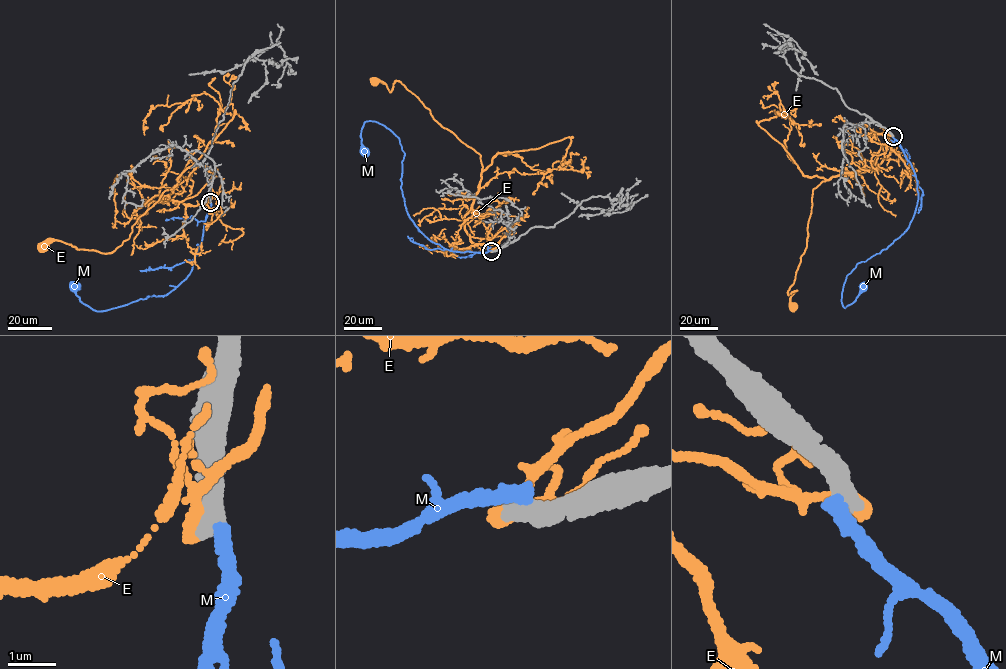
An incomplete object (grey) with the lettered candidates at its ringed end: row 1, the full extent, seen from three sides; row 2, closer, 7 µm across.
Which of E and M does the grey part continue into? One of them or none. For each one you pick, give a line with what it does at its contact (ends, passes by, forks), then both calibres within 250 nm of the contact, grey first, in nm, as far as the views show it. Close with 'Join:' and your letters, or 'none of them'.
Join: none of them

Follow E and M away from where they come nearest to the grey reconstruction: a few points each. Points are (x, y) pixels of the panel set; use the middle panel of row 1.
E: (492, 251), (499, 242), (476, 244), (464, 224), (480, 155), (397, 80), (390, 92), (374, 82)
M: (492, 251), (449, 250), (420, 231), (400, 187), (404, 153), (387, 128), (365, 122), (360, 137), (365, 153)

